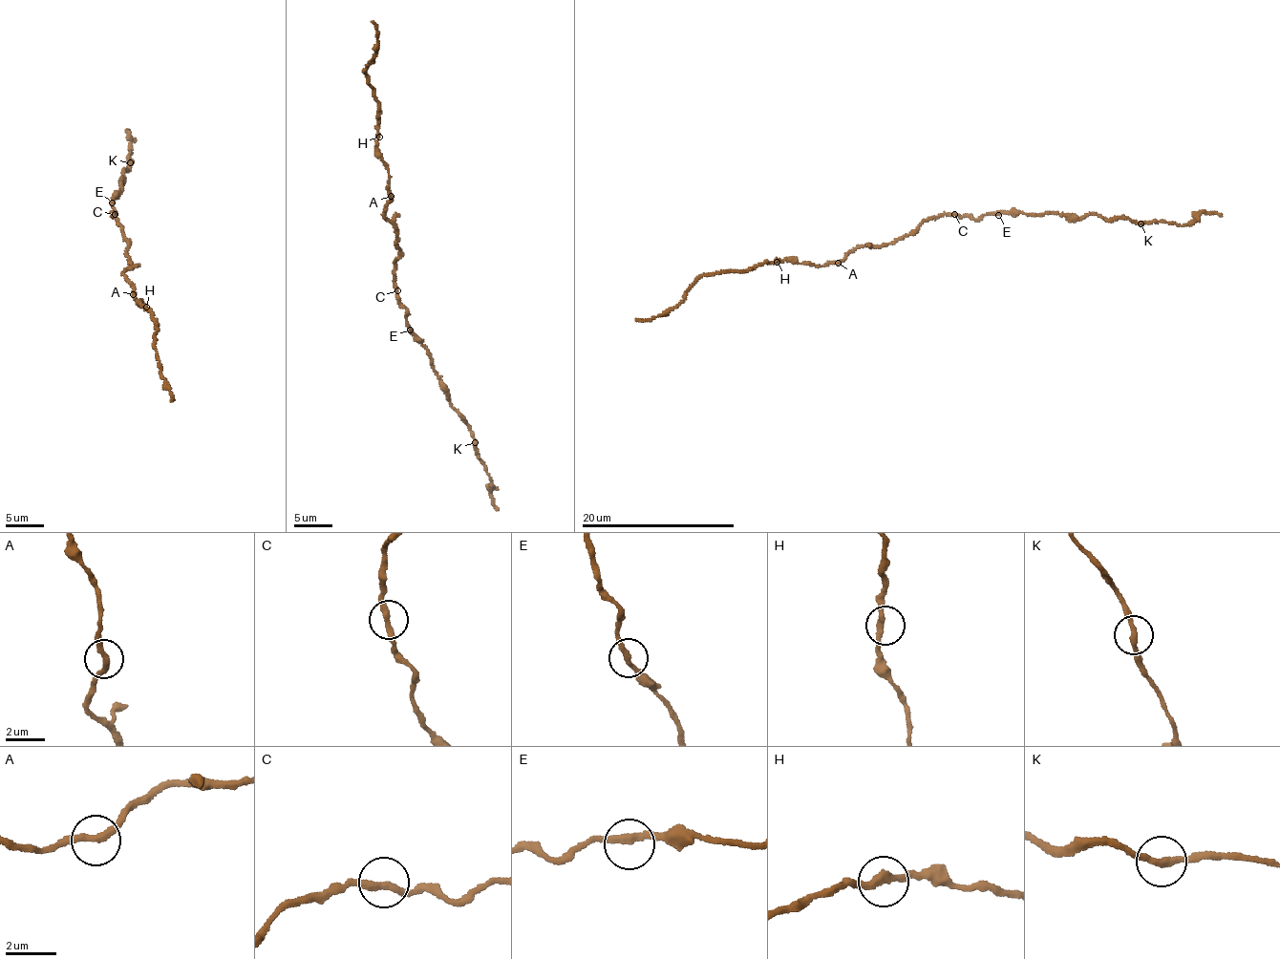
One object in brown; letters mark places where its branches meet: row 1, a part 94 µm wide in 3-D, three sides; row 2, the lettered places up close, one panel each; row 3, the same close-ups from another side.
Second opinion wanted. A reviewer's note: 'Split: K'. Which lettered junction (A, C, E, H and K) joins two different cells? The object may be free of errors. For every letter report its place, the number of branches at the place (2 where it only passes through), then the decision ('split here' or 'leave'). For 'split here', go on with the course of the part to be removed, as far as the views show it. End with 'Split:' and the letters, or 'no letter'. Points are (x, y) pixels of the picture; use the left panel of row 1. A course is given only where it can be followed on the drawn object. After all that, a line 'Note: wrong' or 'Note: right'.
A: at (133, 294); 2 branches meet; leave
C: at (115, 214); 2 branches meet; leave
E: at (112, 202); 2 branches meet; leave
H: at (146, 307); 2 branches meet; leave
K: at (130, 162); 2 branches meet; split here; foreign part runs (130, 163), (126, 158), (131, 153), (130, 133), (125, 130), (129, 131)
Split: K
Note: right

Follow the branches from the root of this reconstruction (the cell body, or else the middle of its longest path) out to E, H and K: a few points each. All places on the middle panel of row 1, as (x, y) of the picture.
E: (396, 260), (395, 292), (406, 309), (407, 325), (410, 330)
H: (396, 260), (399, 248), (394, 224), (385, 216), (391, 199), (389, 175), (377, 150), (379, 137)
K: (396, 260), (395, 292), (406, 309), (408, 330), (427, 350), (450, 406), (469, 426), (475, 442)

